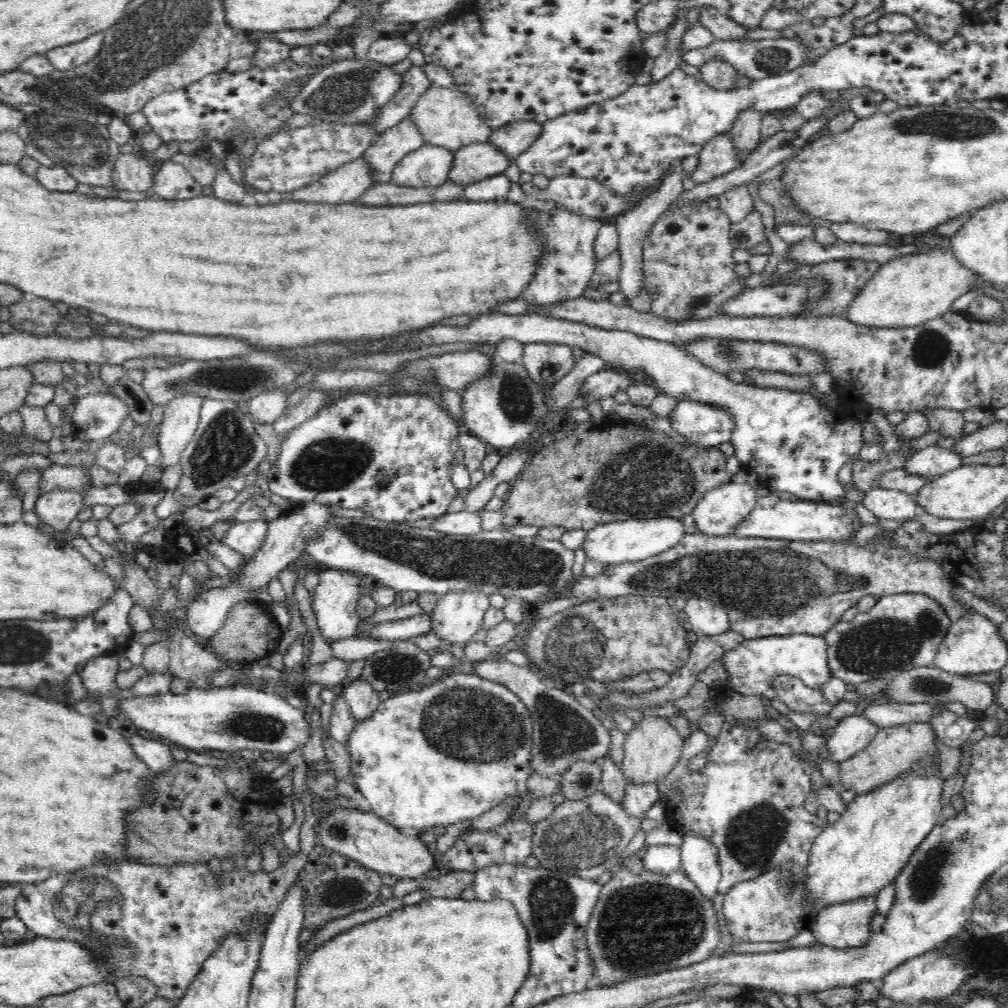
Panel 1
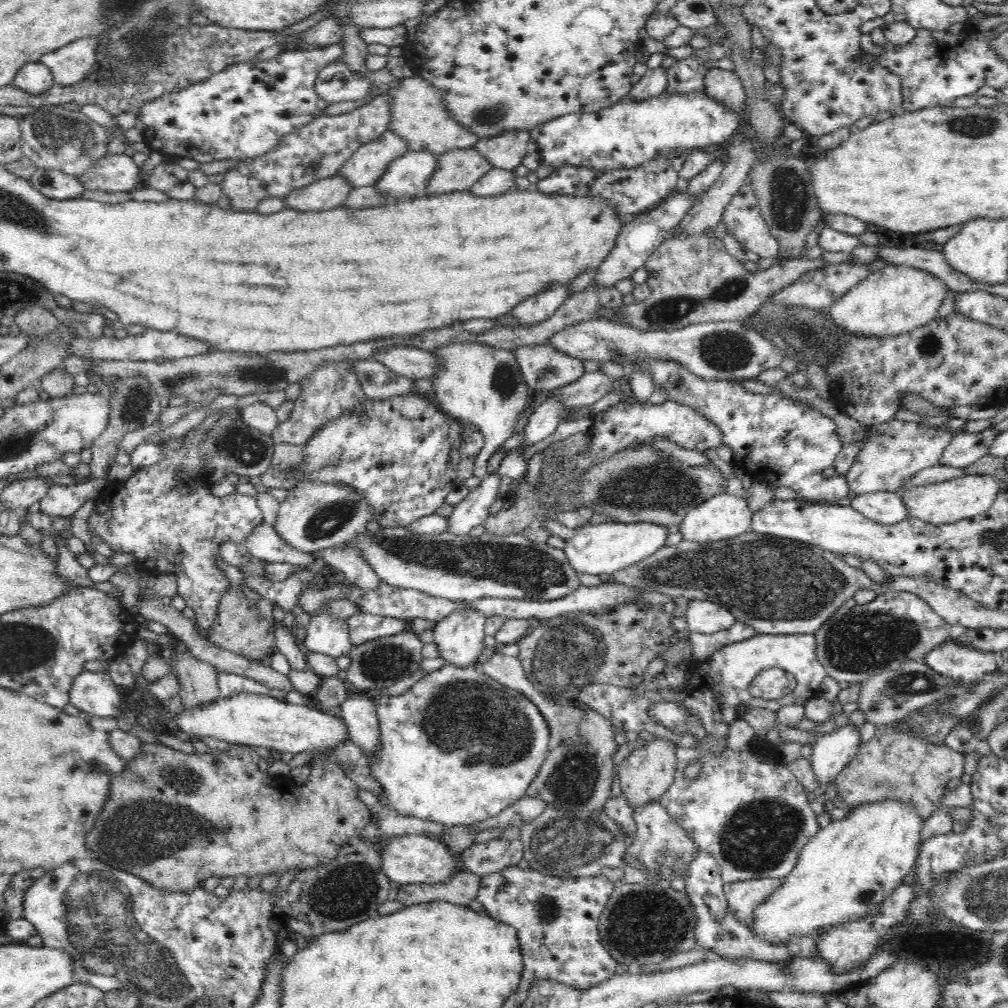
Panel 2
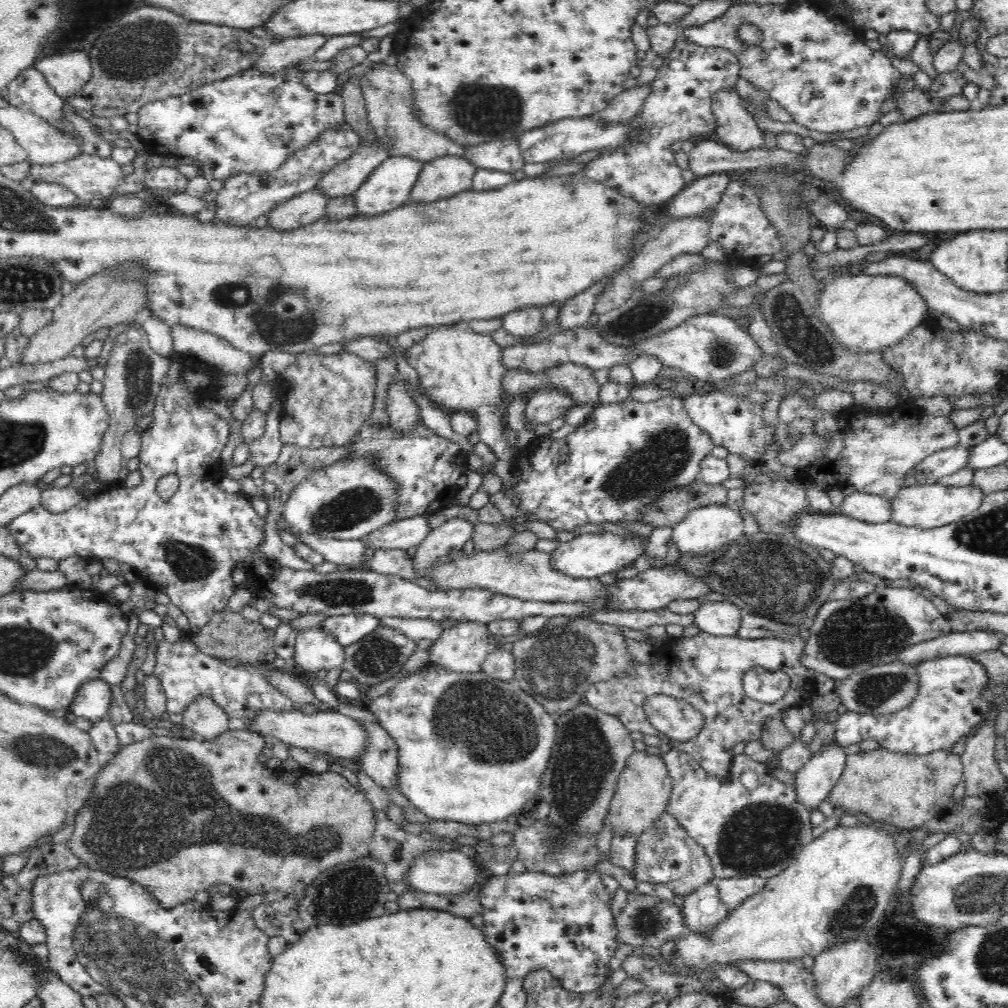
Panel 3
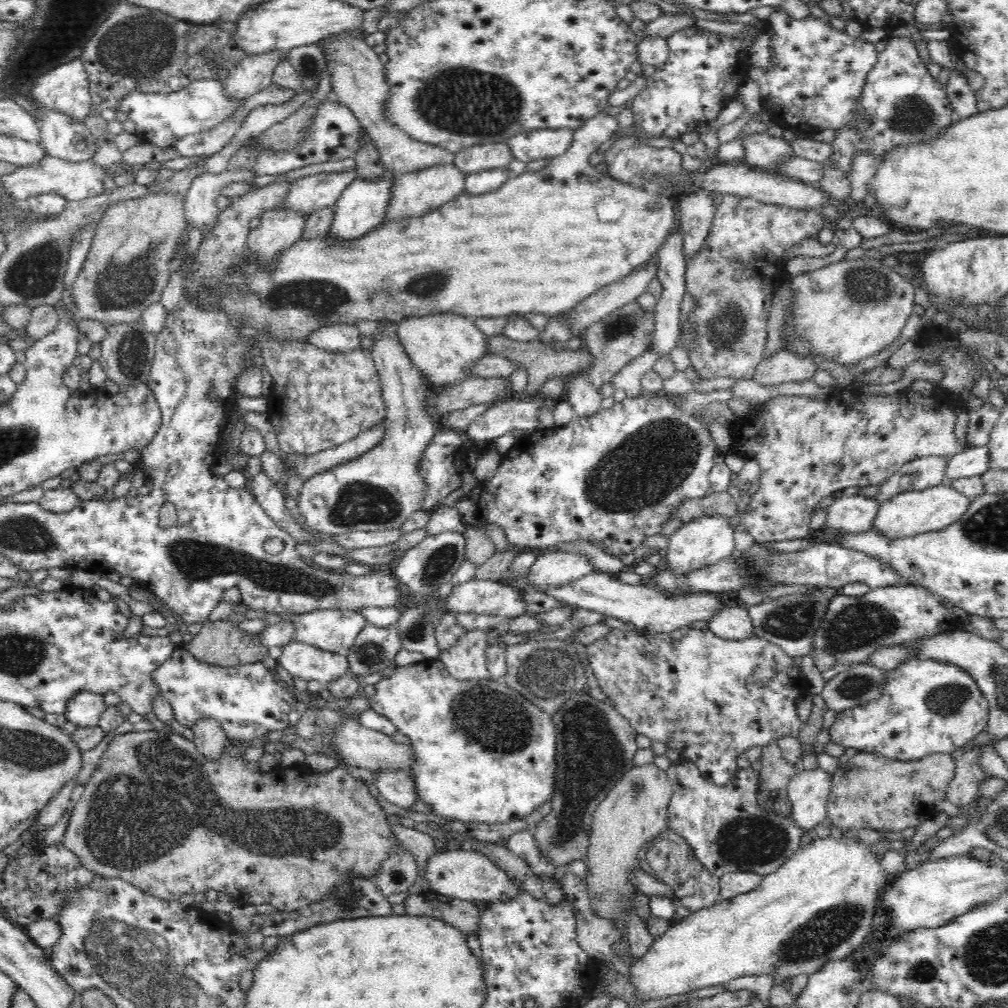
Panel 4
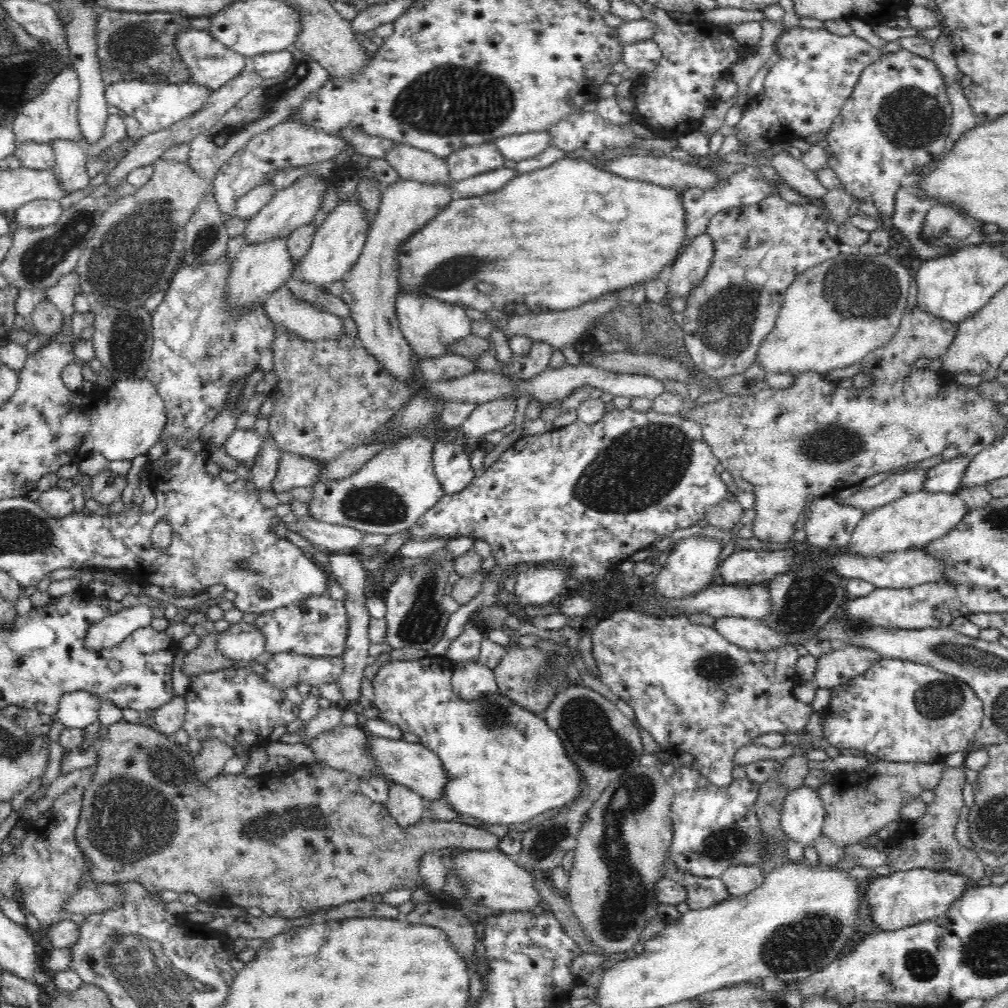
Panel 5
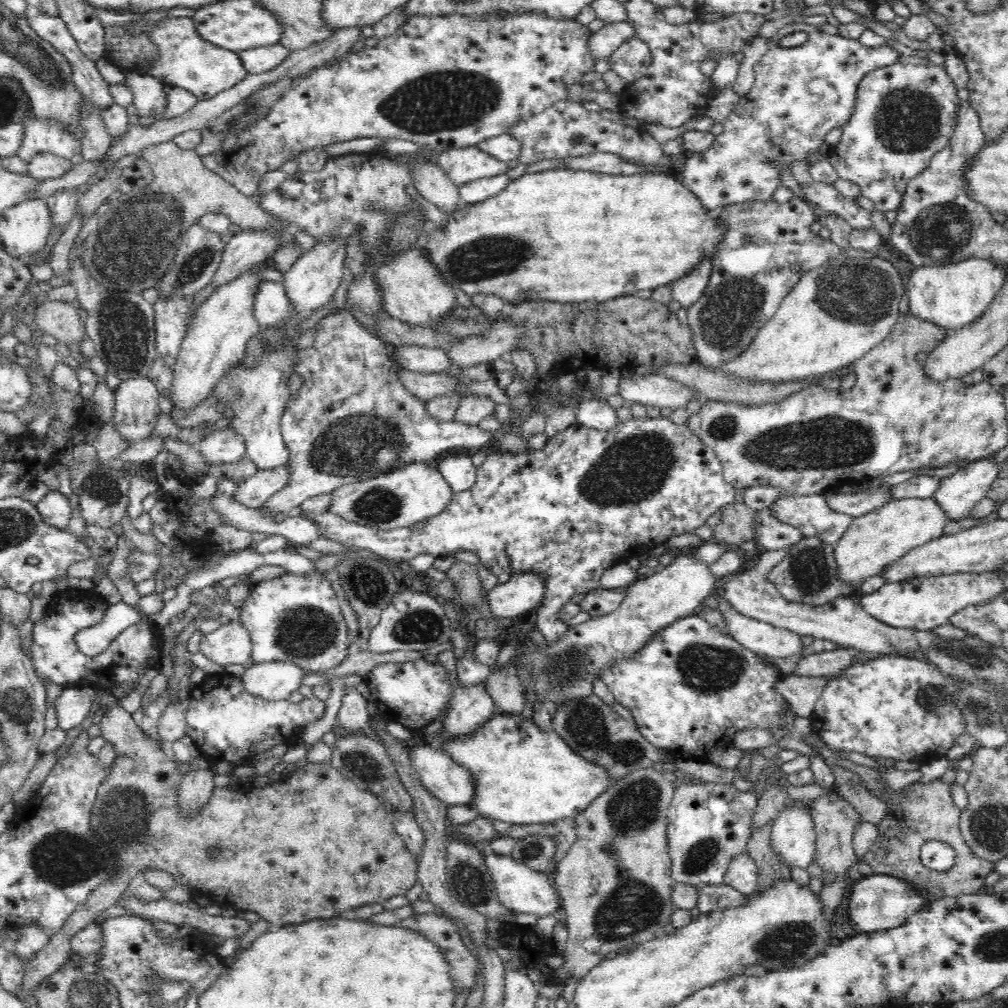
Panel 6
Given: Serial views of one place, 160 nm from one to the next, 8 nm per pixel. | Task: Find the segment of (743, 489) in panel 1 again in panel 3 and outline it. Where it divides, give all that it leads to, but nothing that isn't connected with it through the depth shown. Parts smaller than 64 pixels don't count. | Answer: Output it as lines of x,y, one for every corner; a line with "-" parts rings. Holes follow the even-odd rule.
710,504
695,508
688,513
676,526
673,526
672,538
678,546
680,552
695,553
696,555
712,552
720,546
725,547
729,543
733,543
739,536
742,536
746,522
740,511
733,510
724,504

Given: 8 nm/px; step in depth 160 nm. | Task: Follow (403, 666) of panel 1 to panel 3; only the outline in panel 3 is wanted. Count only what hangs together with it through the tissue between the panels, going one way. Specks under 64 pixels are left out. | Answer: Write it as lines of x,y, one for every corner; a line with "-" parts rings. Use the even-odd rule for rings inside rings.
384,627
364,636
360,642
345,647
345,661
342,670
347,670
354,682
368,689
400,674
404,664
408,662
417,648
417,640
408,638
397,629

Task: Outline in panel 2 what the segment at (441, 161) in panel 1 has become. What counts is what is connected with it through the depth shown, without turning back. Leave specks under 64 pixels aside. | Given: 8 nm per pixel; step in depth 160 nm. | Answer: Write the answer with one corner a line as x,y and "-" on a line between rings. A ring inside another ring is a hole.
408,149
388,165
376,184
378,190
396,200
423,195
438,163
439,155
433,152

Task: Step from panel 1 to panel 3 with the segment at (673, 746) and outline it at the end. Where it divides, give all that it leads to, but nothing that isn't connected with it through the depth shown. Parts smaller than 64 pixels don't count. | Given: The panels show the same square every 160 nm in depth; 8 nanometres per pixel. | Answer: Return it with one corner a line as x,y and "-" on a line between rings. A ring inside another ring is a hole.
635,751
626,761
624,770
620,772
617,787
609,806
610,824
613,831
622,835
640,837
644,831
652,829
662,812
666,811
673,789
673,778
669,775
666,763
660,754
647,754

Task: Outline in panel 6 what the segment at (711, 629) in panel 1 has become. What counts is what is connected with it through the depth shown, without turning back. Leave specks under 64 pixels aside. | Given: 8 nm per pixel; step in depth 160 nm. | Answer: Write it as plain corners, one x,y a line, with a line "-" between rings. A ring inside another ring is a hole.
726,599
718,602
728,634
744,648
774,658
792,656
804,650
800,635
740,614

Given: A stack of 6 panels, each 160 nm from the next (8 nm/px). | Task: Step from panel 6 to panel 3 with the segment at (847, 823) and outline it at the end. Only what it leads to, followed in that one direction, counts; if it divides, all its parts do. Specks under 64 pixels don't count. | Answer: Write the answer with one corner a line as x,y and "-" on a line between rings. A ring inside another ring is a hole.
881,746
869,752
861,751
847,756
846,766
840,780
828,795
833,806
840,806
845,812
855,815
863,812
873,821
884,821
902,830
916,830
926,822
940,816
951,801
954,787
963,781
961,756
951,750
938,750
930,754
902,754

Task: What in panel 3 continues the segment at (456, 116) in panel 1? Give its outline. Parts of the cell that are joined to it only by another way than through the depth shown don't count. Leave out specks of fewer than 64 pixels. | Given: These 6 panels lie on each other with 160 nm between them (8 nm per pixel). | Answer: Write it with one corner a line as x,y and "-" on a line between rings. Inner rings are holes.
382,64
359,77
370,124
376,132
375,136
382,141
391,156
411,156
424,163
434,160
437,156
463,156
466,147
456,144
442,132
436,132
420,122
417,117
412,79
396,65

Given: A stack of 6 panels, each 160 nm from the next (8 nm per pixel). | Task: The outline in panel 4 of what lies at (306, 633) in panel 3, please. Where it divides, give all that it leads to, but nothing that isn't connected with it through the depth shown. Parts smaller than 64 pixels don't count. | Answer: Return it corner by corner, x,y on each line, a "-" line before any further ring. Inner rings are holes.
297,640
283,646
282,654
277,658
292,676
304,680
318,680
325,685
342,677
349,670
347,656
304,644

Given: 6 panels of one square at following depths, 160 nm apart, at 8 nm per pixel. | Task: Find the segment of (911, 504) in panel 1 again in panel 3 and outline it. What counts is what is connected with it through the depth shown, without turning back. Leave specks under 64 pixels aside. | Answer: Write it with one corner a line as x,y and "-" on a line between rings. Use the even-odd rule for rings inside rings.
854,492
841,504
841,512
864,522
880,524
891,521
892,503
883,496

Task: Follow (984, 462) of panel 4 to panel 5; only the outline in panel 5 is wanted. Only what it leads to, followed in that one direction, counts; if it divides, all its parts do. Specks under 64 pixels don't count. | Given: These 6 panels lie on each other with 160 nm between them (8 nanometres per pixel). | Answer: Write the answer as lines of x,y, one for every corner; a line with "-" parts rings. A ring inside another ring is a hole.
958,455
929,468
928,480
924,490
957,493
964,484
971,457

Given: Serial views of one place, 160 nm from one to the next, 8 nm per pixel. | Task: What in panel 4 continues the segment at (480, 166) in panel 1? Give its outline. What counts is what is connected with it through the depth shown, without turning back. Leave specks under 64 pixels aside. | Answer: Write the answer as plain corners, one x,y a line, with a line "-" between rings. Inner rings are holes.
455,163
436,164
404,175
399,174
392,187
392,198
385,218
392,220
396,216
422,216
428,210
454,200
456,196
465,192
467,176
468,174
462,172

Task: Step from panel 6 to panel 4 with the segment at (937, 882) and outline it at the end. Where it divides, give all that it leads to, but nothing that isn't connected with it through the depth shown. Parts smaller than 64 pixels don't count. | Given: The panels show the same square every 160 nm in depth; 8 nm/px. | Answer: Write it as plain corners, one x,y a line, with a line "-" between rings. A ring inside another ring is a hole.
974,746
955,760
955,775
947,788
946,799
958,807
979,800
981,783
993,781
980,762
983,748

